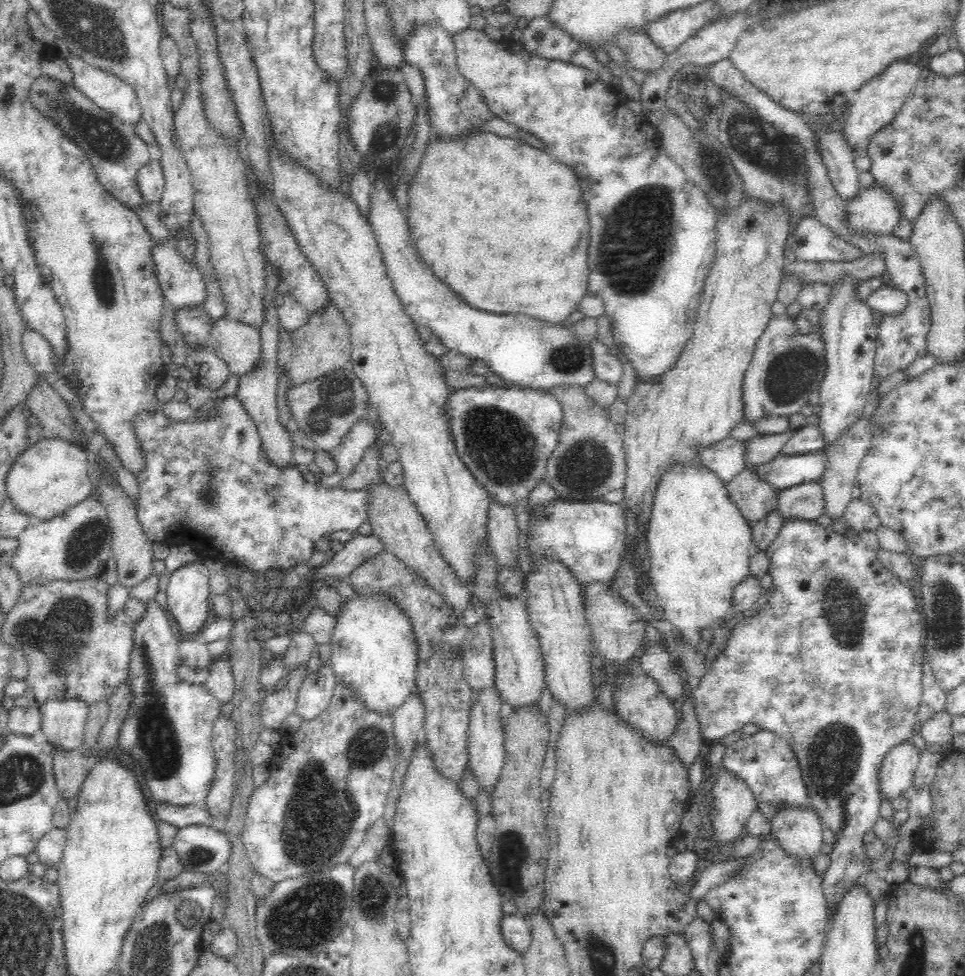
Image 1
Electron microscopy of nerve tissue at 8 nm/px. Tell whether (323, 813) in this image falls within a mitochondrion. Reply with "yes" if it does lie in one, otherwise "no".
yes

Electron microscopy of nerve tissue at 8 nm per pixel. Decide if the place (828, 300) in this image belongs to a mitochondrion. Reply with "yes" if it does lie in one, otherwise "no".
no

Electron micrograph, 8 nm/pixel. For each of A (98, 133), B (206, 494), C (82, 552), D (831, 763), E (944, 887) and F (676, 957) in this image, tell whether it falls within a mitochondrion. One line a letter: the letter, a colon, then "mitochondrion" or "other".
A: mitochondrion
B: mitochondrion
C: mitochondrion
D: mitochondrion
E: other
F: other

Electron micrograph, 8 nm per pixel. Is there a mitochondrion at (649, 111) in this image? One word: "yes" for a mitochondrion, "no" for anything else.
no

